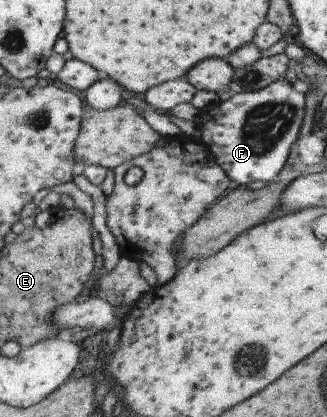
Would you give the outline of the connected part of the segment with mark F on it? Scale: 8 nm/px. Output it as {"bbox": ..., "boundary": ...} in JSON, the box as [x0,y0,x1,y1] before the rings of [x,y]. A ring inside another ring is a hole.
{"bbox":[197,78,308,187],"boundary":[[[281,78],[263,90],[237,93],[226,101],[211,103],[201,109],[197,120],[197,126],[201,130],[201,142],[231,178],[234,187],[249,186],[255,180],[271,184],[280,176],[303,128],[305,104],[308,104],[305,89],[301,83],[292,85],[285,78]]]}

